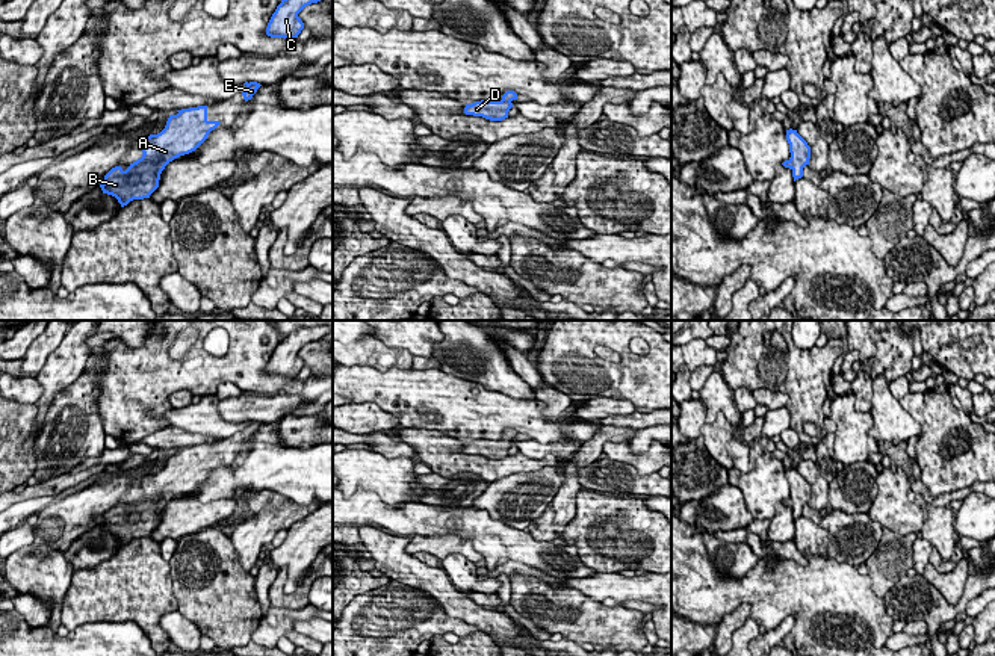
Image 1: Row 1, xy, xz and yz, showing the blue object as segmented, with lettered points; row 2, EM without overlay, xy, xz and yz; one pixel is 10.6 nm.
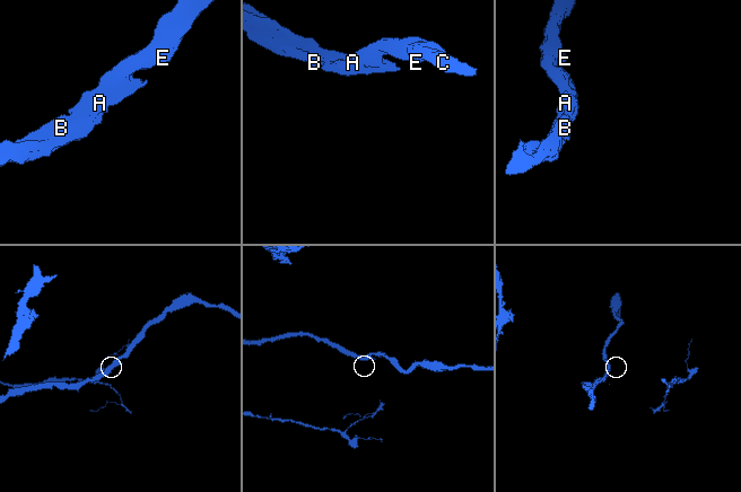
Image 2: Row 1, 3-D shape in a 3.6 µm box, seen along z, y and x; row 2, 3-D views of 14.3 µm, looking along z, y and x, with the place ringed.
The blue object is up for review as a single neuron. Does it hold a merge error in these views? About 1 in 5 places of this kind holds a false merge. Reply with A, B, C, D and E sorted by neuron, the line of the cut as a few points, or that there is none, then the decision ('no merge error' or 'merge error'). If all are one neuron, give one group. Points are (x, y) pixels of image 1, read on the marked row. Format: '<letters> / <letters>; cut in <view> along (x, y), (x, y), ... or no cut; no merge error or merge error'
A B C D E; no cut; no merge error

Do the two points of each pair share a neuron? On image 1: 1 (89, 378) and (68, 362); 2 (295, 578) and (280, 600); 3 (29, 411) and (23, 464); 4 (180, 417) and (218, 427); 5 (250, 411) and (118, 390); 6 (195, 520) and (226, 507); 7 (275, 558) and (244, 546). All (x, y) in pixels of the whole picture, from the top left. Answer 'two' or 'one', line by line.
1: two
2: two
3: one
4: one
5: two
6: one
7: two

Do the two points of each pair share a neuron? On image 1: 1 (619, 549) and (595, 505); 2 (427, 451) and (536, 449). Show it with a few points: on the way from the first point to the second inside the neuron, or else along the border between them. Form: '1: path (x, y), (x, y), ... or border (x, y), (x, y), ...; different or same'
1: path (616, 538), (598, 516); same
2: border (519, 451), (531, 458), (543, 460); different

